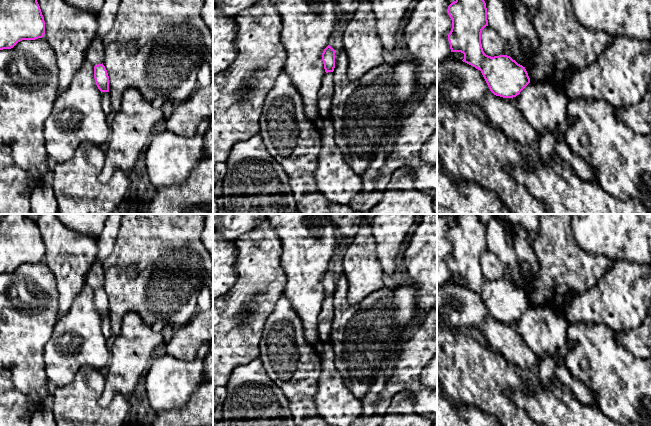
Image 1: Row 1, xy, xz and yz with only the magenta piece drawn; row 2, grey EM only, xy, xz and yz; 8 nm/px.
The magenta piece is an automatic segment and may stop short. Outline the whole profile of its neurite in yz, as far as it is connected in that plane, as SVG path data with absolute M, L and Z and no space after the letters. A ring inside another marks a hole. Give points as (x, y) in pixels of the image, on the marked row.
M456 0L447 9L452 20L448 34L451 52L464 54L463 62L480 70L490 91L513 98L530 83L528 73L510 56L488 56L481 44L482 30L488 26L484 0Z

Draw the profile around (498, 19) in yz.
M488 0L486 8L488 25L497 31L505 48L523 62L524 52L518 39L519 35L507 14L503 0Z

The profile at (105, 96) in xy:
M102 92L101 93L101 105L104 113L106 116L111 112L111 97L109 92Z

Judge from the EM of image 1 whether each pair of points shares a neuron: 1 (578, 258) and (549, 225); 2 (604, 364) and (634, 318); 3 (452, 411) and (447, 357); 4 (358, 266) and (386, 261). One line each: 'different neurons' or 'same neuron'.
1: same neuron
2: different neurons
3: different neurons
4: different neurons

